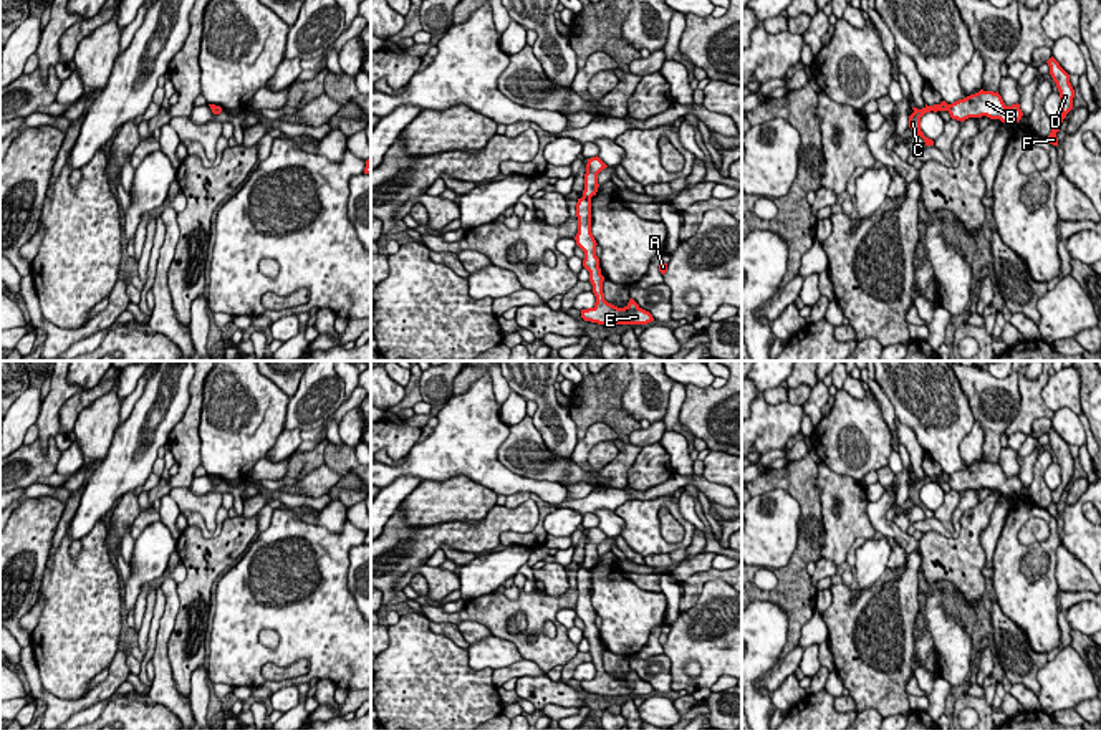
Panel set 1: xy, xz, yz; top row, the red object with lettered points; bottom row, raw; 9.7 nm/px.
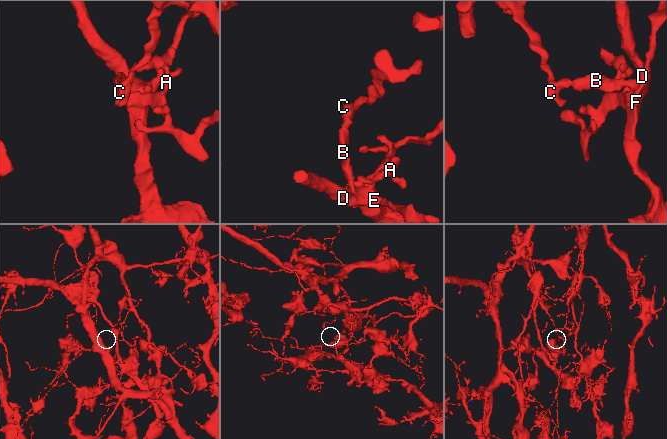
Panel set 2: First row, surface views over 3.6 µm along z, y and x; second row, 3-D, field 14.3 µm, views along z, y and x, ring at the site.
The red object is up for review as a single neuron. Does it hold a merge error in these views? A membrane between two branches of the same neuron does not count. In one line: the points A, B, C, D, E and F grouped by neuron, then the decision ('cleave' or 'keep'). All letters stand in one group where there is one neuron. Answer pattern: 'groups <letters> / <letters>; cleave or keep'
groups A C F / B D E; cleave

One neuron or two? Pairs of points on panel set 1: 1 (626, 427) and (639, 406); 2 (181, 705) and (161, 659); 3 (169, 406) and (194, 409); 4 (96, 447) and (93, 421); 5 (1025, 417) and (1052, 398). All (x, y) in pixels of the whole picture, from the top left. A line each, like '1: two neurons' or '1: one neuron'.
1: two neurons
2: one neuron
3: two neurons
4: one neuron
5: two neurons

